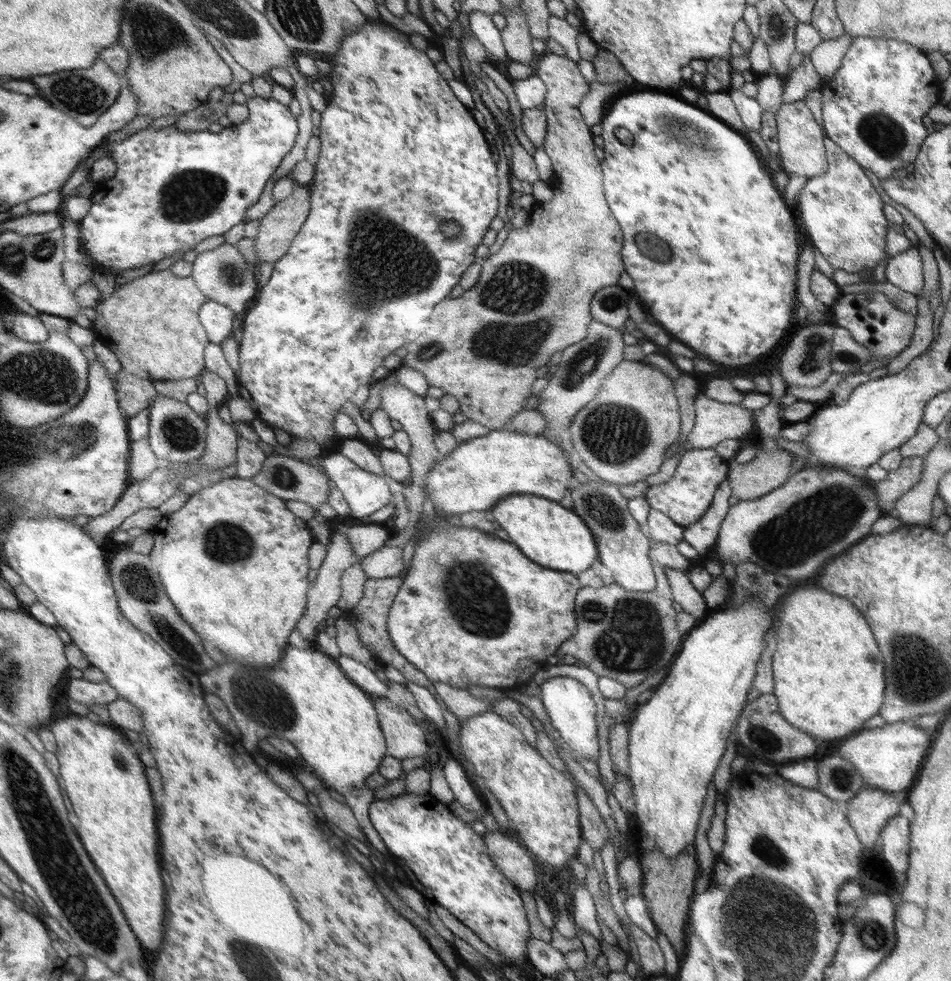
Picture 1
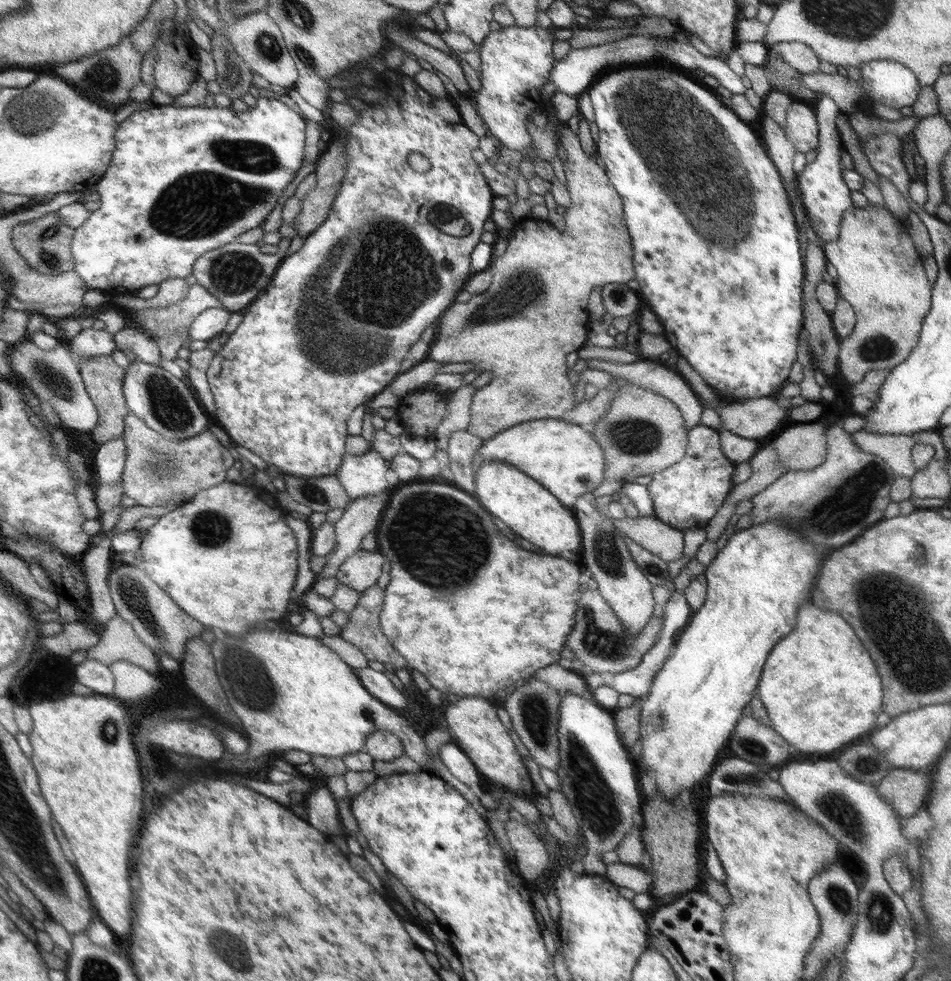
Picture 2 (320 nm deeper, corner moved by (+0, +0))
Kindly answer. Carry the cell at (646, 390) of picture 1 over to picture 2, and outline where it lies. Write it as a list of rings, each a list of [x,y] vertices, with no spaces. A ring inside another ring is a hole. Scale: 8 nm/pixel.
[[[628,382],[616,388],[610,410],[589,429],[600,446],[603,446],[603,462],[606,462],[603,474],[613,481],[630,482],[633,476],[661,473],[683,459],[688,444],[688,432],[675,404]]]

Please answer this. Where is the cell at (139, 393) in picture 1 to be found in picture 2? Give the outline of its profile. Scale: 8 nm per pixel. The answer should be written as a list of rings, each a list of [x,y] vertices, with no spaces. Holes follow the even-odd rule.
[[[96,356],[90,359],[83,359],[80,362],[80,371],[87,387],[90,397],[97,405],[100,421],[99,424],[92,430],[92,440],[97,445],[117,440],[121,437],[126,429],[127,403],[126,394],[123,390],[123,381],[126,377],[126,370],[119,367],[117,362],[111,356]]]

